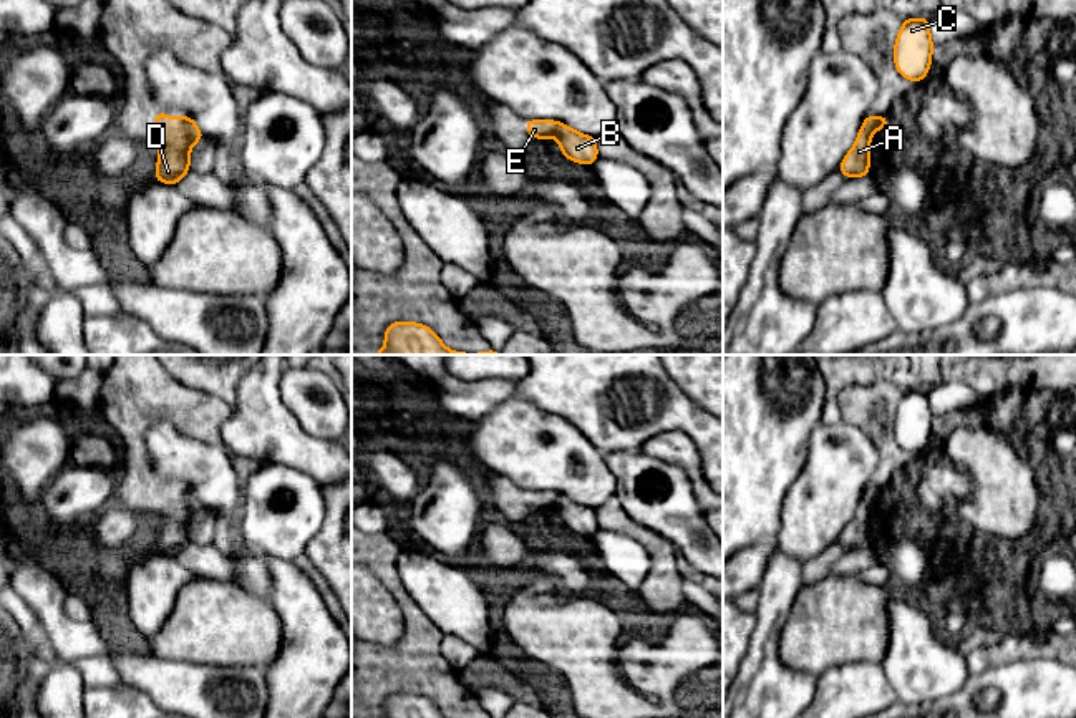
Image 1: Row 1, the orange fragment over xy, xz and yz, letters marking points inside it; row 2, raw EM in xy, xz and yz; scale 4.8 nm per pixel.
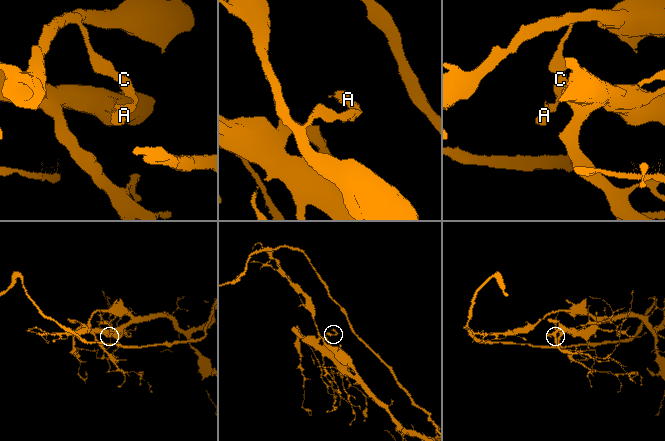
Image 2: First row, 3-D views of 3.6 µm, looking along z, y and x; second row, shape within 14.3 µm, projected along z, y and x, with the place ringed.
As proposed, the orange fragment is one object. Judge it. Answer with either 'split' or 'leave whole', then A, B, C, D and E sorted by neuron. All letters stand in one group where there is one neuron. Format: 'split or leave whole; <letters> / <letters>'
split; A D E / B C

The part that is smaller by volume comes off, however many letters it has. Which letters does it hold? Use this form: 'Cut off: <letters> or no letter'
Cut off: A, D, E

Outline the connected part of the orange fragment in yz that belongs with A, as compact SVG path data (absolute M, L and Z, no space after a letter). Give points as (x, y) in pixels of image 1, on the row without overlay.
M862 496L852 521L846 526L837 541L847 551L862 549L870 544L869 534L870 511L872 511L870 504Z

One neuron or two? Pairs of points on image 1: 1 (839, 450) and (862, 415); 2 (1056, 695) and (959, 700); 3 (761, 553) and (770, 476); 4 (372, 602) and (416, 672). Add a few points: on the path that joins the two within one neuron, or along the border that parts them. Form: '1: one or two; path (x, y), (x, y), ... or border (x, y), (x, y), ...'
1: two; border (841, 418), (853, 423), (872, 443), (877, 458)
2: one; path (1032, 690), (1020, 680), (983, 680)
3: two; border (775, 538), (765, 538), (740, 551)
4: two; border (397, 602), (403, 634), (393, 644), (368, 642)

